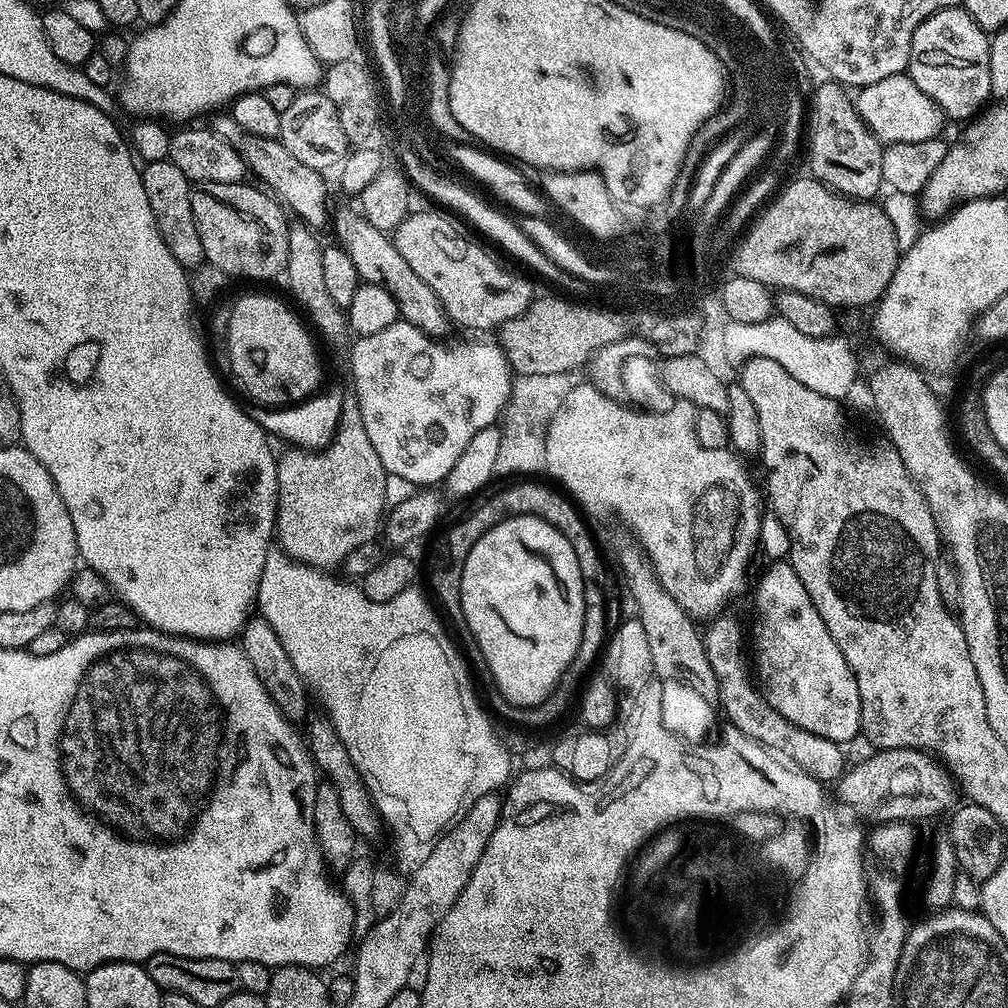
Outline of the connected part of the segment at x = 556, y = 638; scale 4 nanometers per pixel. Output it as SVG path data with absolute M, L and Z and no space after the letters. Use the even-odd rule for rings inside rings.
M515 516L482 534L459 570L462 614L486 662L490 680L517 709L535 708L564 679L582 642L586 581L580 573L574 546L550 522L537 516Z

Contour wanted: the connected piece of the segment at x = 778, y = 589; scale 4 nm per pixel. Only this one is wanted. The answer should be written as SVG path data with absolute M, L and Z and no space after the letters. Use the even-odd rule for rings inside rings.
M787 559L773 560L767 566L769 568L761 574L756 584L754 672L759 687L766 702L770 702L770 706L774 706L782 718L790 718L794 726L802 726L802 730L810 730L820 738L830 738L830 742L843 746L848 739L857 739L861 735L862 698L858 694L858 682L842 650L838 650L838 642L830 638L830 630L826 630L822 614L818 614L810 594L806 594L806 586L802 586L802 578L798 578L794 566Z

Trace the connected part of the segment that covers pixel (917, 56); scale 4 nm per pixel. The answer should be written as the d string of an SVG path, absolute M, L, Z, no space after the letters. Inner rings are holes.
M963 7L943 8L923 20L918 30L914 30L906 74L915 82L918 90L922 90L922 94L929 96L941 108L949 121L971 121L989 103L992 96L989 33L980 28L978 22L974 22L974 18L970 18L970 14L965 12Z

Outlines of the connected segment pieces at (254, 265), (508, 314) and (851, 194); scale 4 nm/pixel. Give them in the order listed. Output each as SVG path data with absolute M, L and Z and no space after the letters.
M210 182L193 187L190 206L194 210L194 222L198 226L198 238L202 238L204 259L222 270L228 278L241 276L244 280L272 280L283 273L288 265L288 229L290 221L284 217L285 209L263 187L251 188L248 182L227 184Z
M413 211L396 228L394 239L398 254L434 290L445 317L453 325L496 330L508 320L521 316L532 304L531 282L524 276L511 276L478 241L459 232L455 222L440 212Z
M827 82L820 84L812 92L812 104L806 108L806 140L808 136L808 164L812 167L811 179L819 180L837 196L844 196L850 200L868 202L884 184L882 174L882 154L885 145L877 136L864 125L864 120L856 113L856 106L851 95L847 96L845 89L839 83Z

